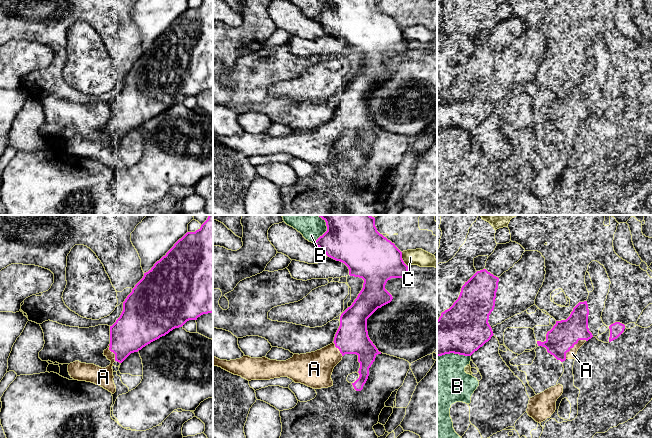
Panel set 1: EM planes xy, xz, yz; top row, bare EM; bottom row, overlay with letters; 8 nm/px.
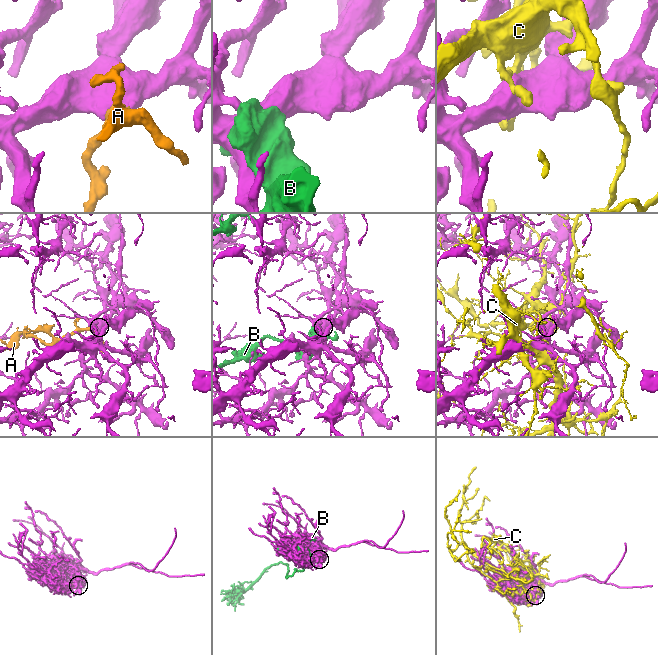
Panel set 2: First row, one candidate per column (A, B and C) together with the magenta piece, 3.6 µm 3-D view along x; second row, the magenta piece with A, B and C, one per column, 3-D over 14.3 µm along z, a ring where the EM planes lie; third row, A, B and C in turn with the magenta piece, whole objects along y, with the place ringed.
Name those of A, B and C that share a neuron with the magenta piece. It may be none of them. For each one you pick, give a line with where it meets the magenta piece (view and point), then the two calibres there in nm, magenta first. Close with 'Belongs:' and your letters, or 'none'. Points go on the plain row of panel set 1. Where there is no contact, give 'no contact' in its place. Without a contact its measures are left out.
A: yz (573, 122) | 220/70 nm
Belongs: A

